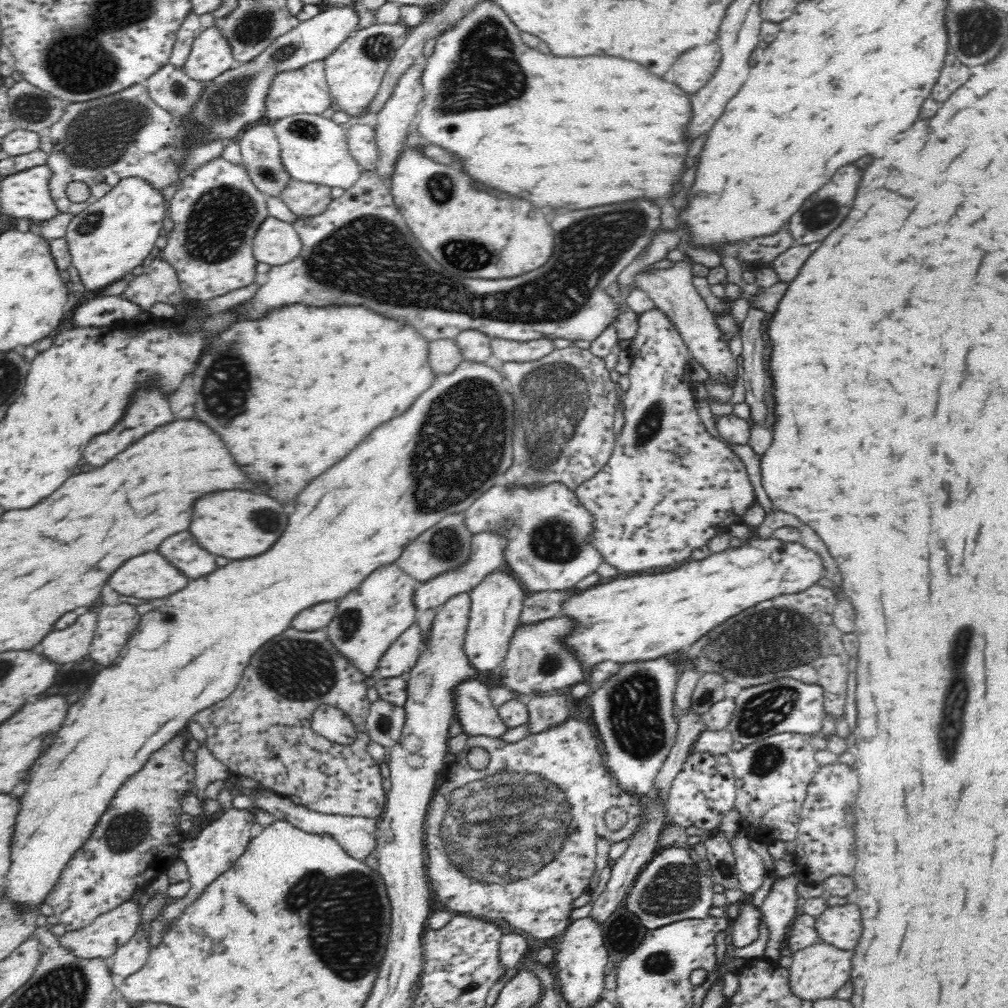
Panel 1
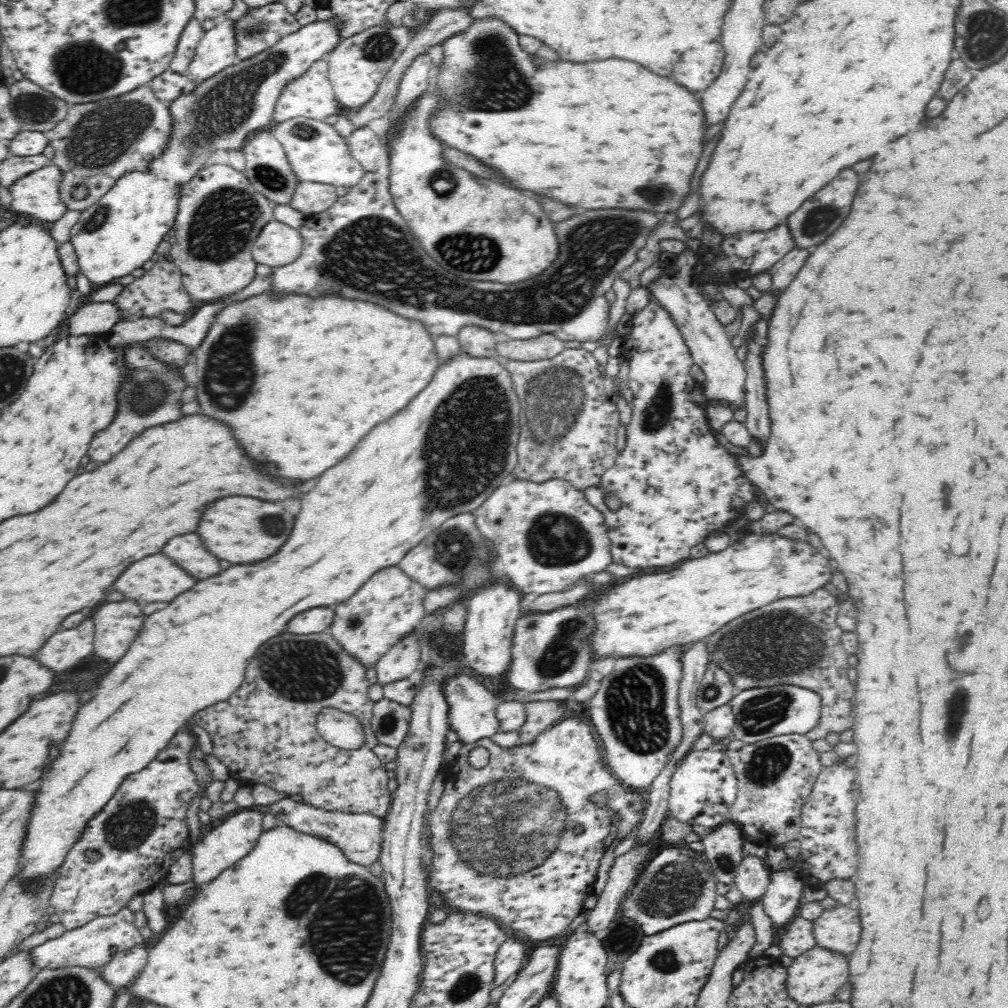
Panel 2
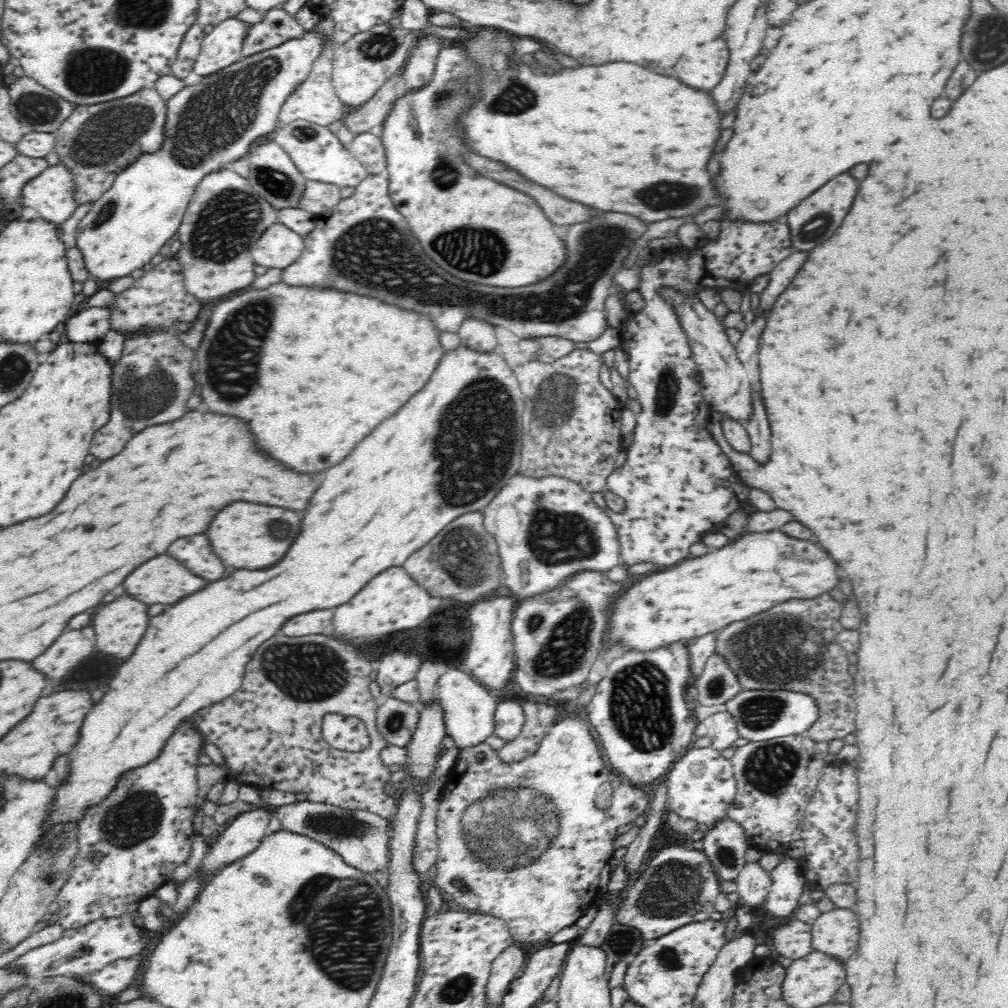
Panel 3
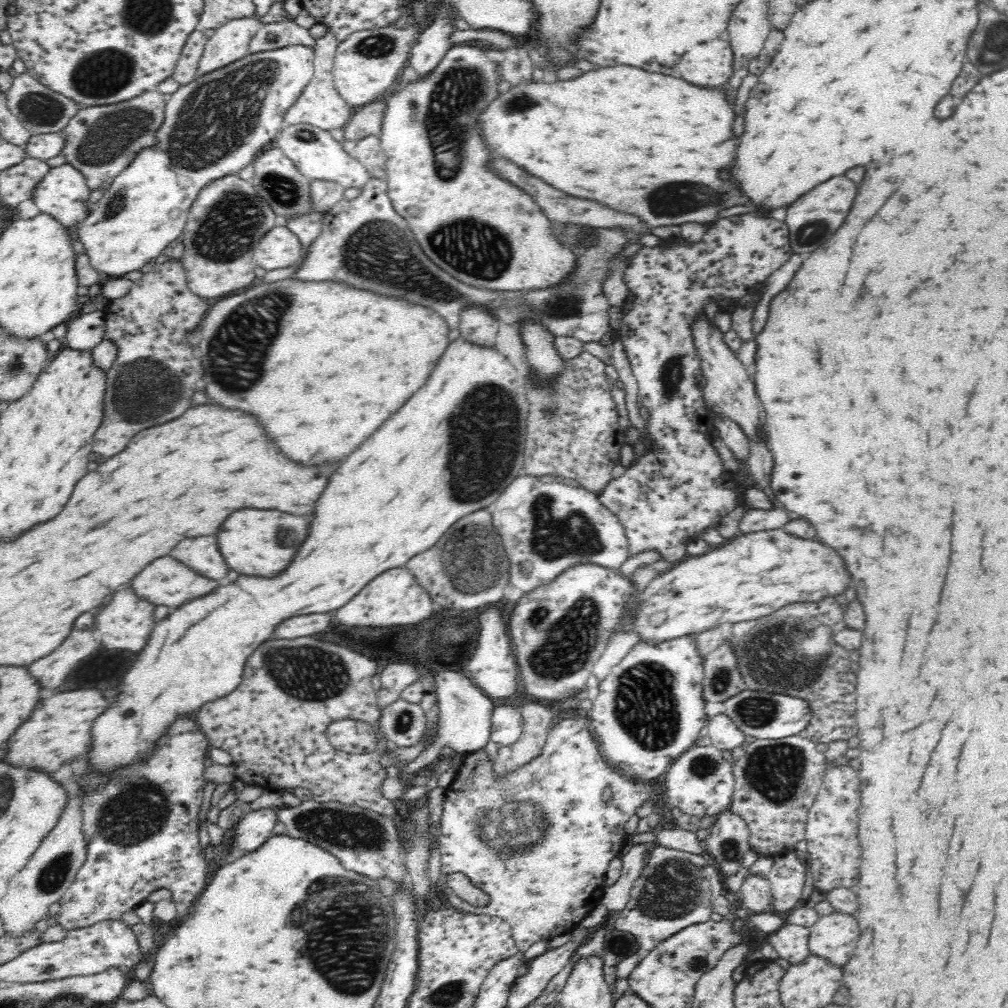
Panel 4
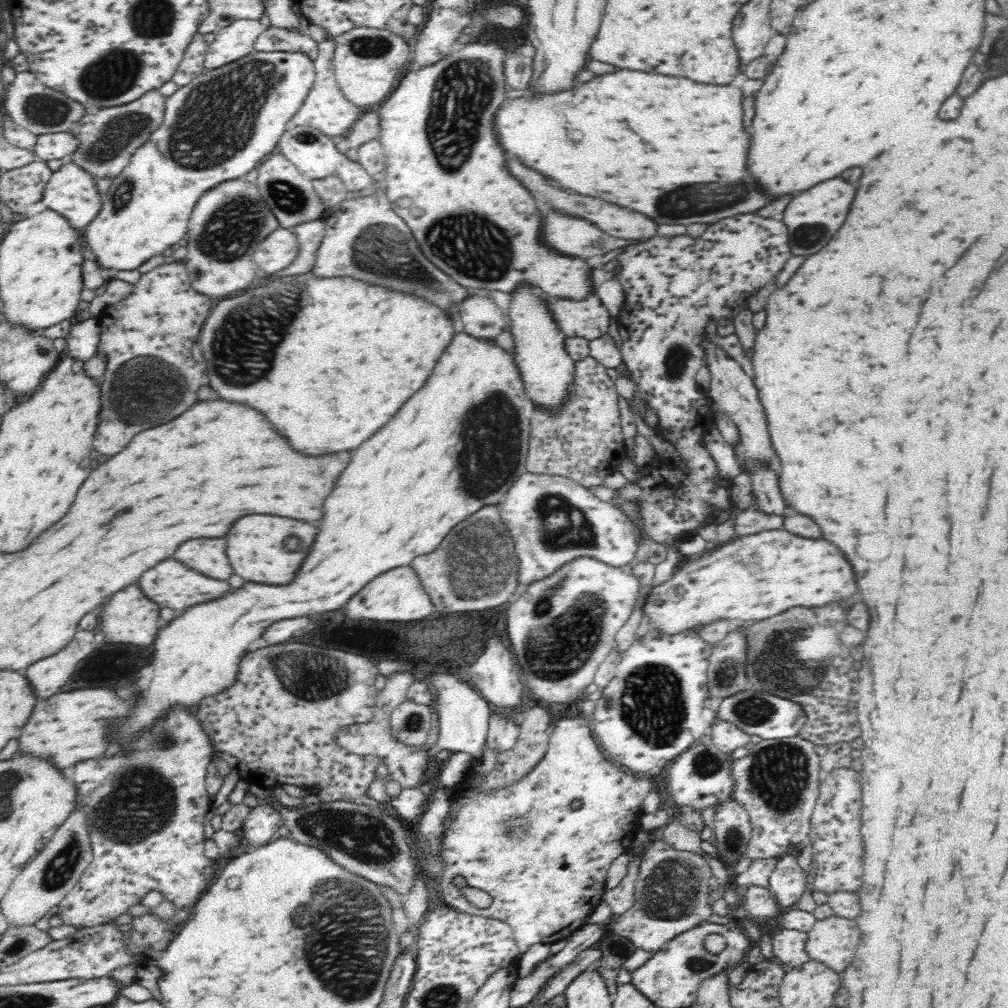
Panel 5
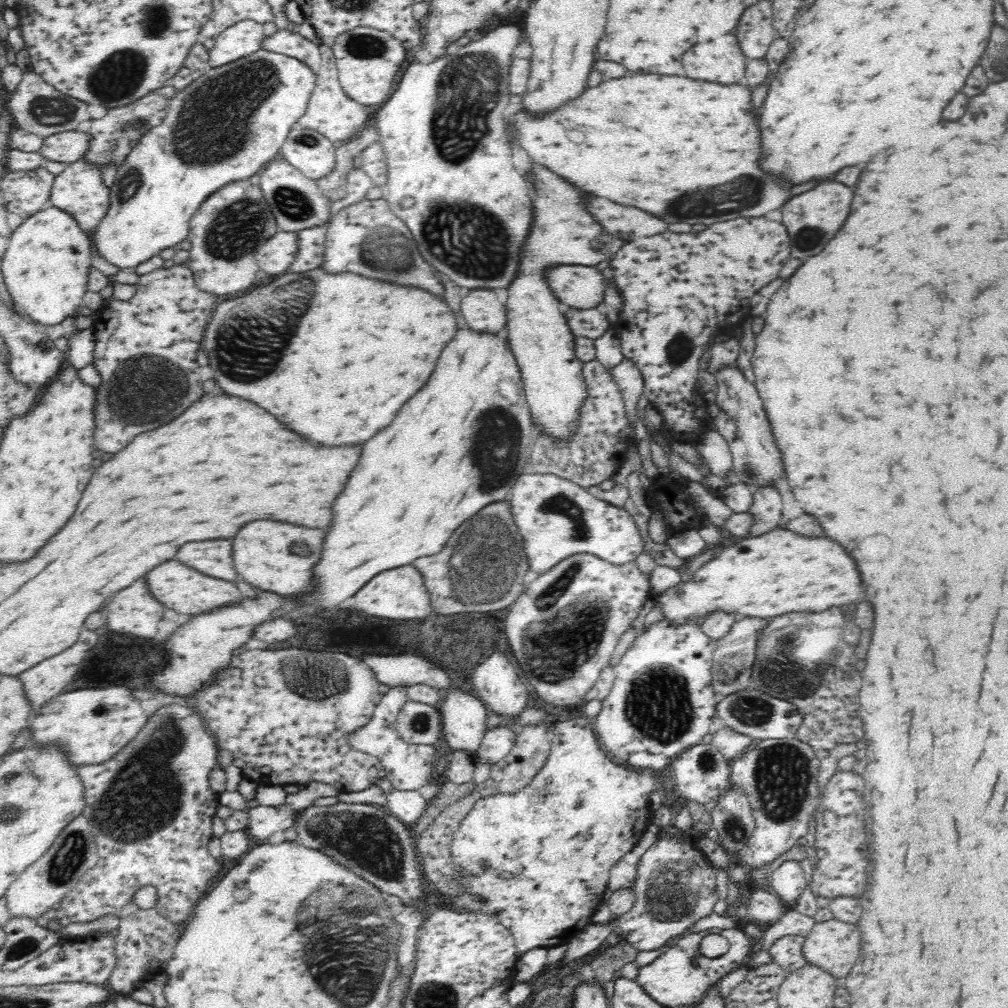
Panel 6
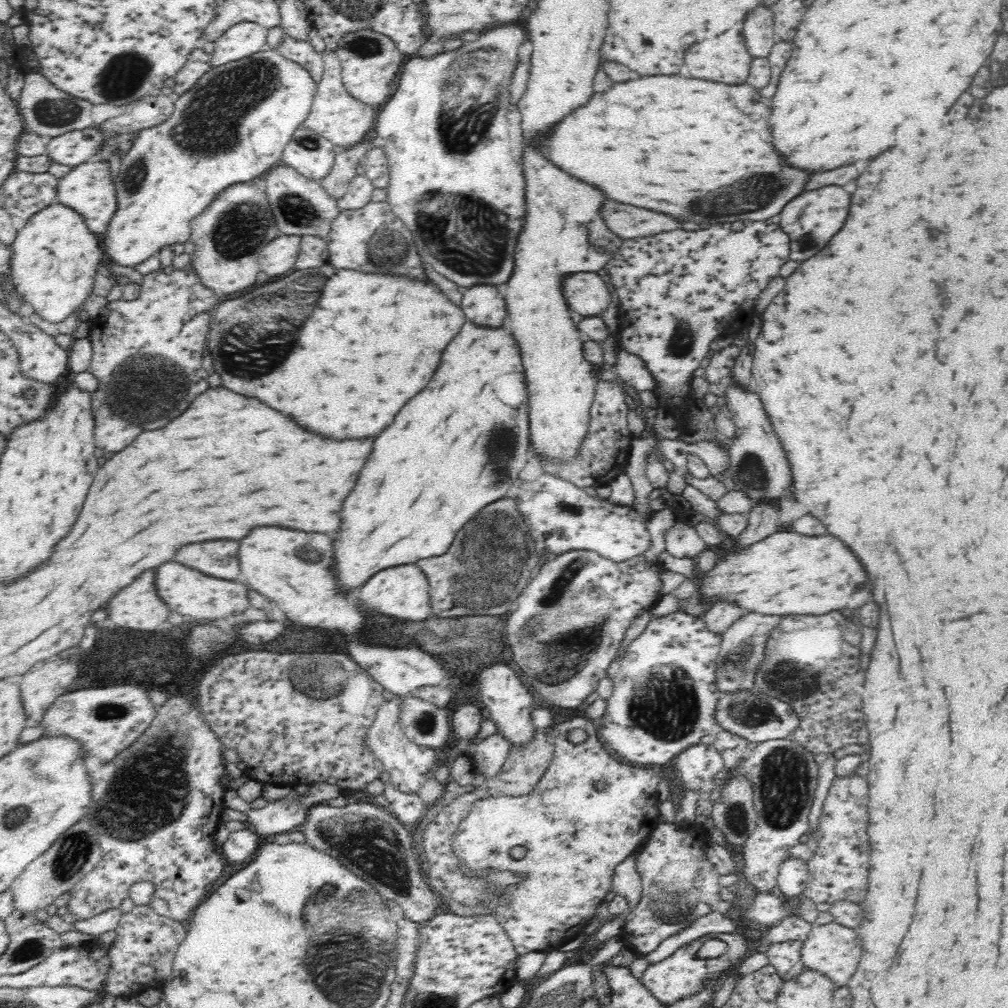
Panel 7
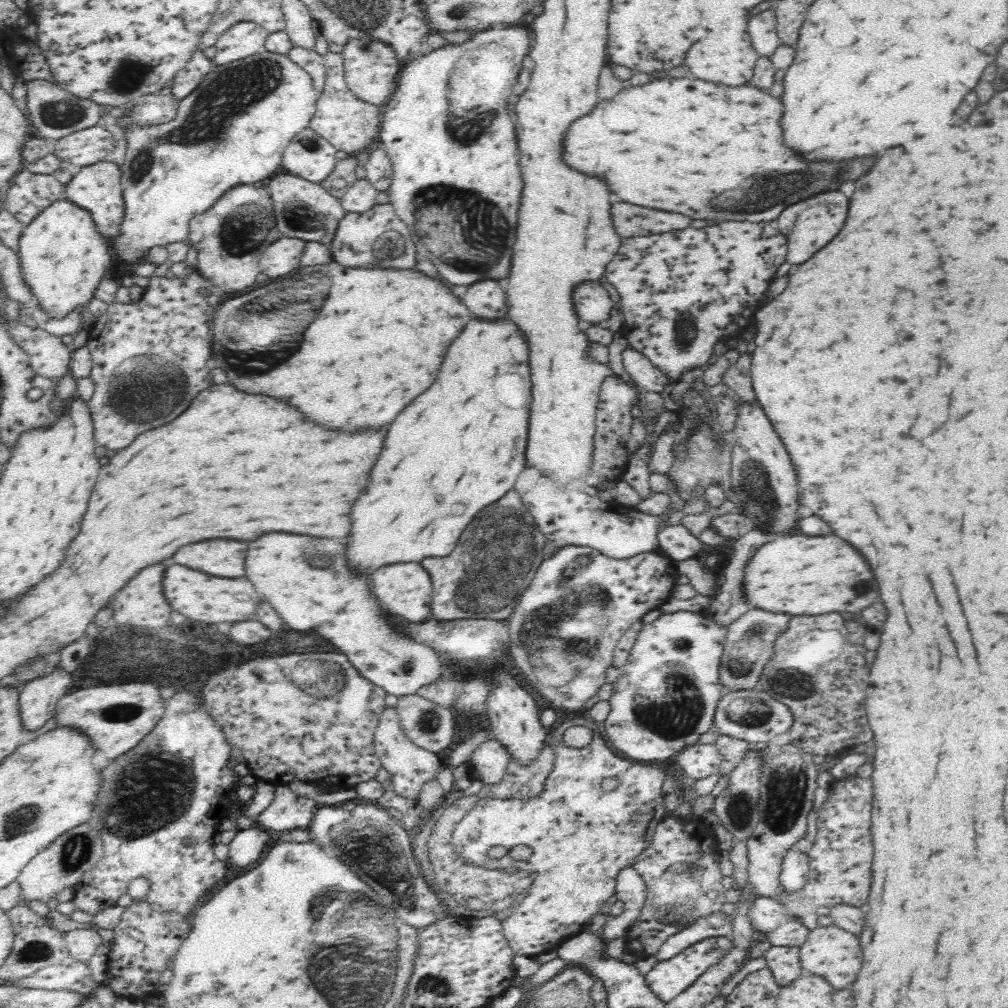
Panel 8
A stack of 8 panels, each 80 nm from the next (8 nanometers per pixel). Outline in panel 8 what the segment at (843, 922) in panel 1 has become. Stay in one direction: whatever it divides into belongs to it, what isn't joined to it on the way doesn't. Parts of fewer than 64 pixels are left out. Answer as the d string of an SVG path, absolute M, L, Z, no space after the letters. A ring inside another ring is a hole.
M834 924L829 927L812 927L808 939L799 948L799 955L805 974L824 977L836 990L842 990L856 980L864 960L860 950L860 940L854 934L837 928Z

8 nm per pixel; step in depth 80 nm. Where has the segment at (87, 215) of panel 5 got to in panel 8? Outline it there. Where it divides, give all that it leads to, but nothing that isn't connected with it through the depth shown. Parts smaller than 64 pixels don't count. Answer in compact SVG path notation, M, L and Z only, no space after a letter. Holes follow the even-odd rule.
M115 157L75 169L73 177L65 185L65 195L70 202L81 206L92 215L97 229L104 237L111 239L121 235L119 226L125 215L125 202L121 183L121 167Z

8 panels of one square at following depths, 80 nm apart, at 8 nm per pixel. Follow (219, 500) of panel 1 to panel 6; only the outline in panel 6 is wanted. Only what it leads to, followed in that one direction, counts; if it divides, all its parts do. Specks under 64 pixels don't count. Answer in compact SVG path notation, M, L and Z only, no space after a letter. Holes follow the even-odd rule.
M256 520L246 524L234 538L234 566L238 574L242 574L248 582L256 584L256 588L260 590L276 592L288 598L302 596L306 592L314 592L316 584L312 580L312 568L316 566L316 560L320 560L324 538L326 532L318 528L302 528L286 522Z

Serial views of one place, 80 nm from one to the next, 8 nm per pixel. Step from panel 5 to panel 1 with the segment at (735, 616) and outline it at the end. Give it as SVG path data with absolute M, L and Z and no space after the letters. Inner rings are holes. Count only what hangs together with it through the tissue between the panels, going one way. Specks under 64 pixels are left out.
M751 535L743 540L740 546L728 547L728 550L712 554L704 560L685 563L678 570L650 576L644 574L632 578L618 578L614 582L574 594L562 604L562 612L578 622L576 632L572 632L566 638L566 644L576 652L576 656L584 664L598 664L604 660L612 660L618 664L654 660L678 652L686 646L692 646L712 628L750 606L756 606L764 600L772 600L780 594L808 591L808 588L816 586L824 576L822 558L816 552L804 548L802 542L786 542L774 537L764 539Z

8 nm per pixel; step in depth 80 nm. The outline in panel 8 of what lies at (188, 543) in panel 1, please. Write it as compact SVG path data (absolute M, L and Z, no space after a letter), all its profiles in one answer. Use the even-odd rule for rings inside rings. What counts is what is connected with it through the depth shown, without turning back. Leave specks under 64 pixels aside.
M206 540L180 548L174 554L174 564L184 564L214 576L238 578L244 576L248 542L240 540Z

